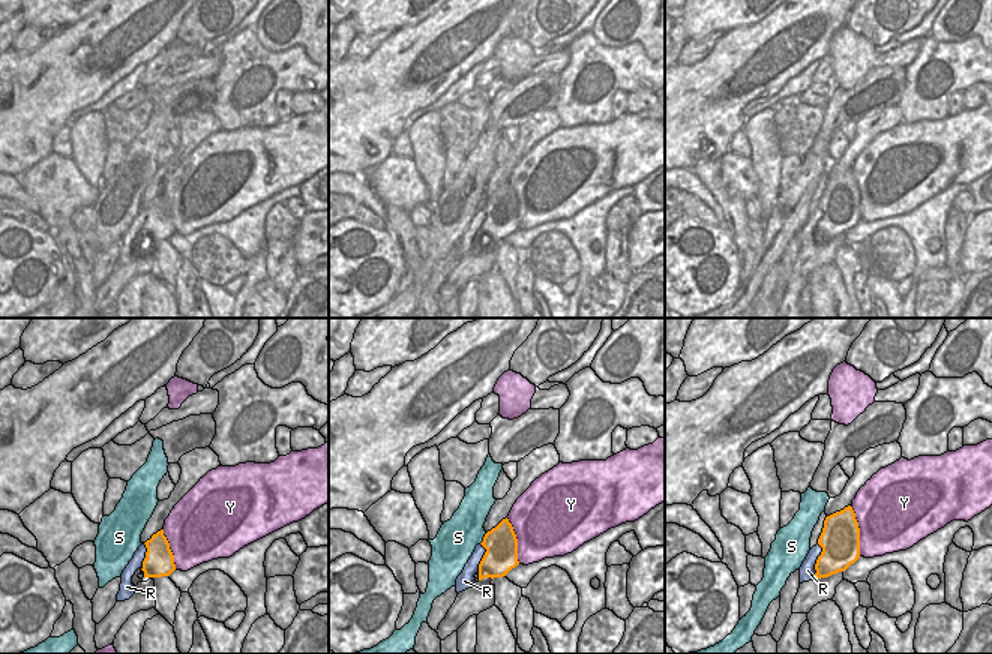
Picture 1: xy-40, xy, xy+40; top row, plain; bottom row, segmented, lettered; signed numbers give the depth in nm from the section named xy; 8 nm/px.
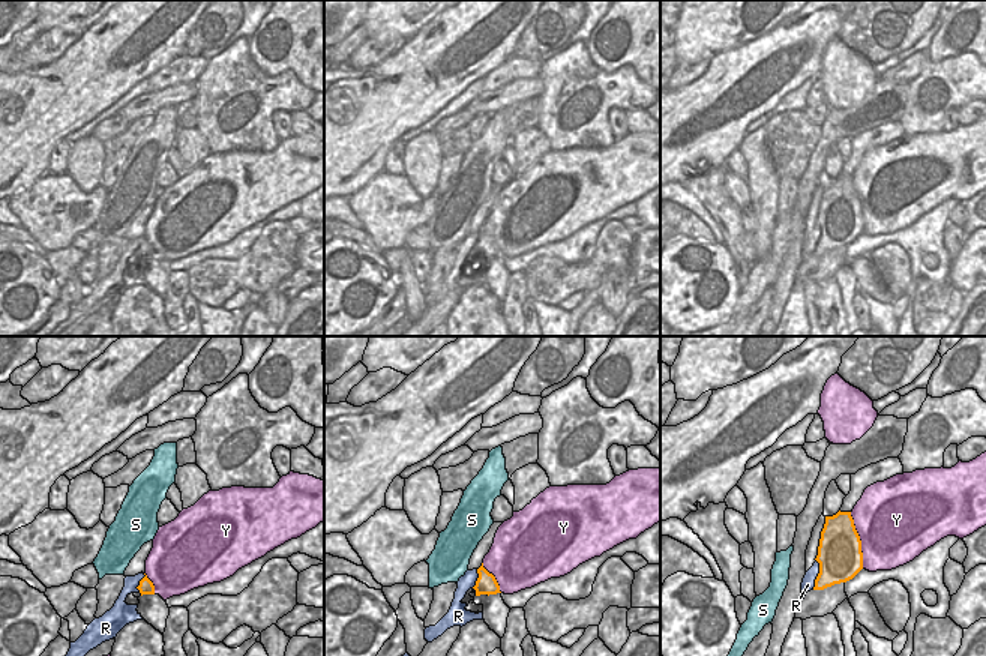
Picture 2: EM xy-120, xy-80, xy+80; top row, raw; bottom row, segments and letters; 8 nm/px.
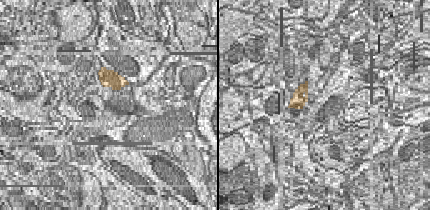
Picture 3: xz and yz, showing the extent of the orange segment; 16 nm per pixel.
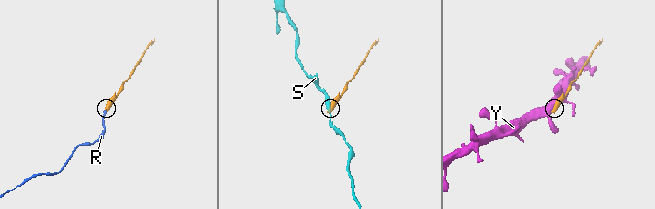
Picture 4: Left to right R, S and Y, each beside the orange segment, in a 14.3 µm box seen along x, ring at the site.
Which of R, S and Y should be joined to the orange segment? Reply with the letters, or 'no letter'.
R.

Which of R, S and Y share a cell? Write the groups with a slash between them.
R / S / Y

